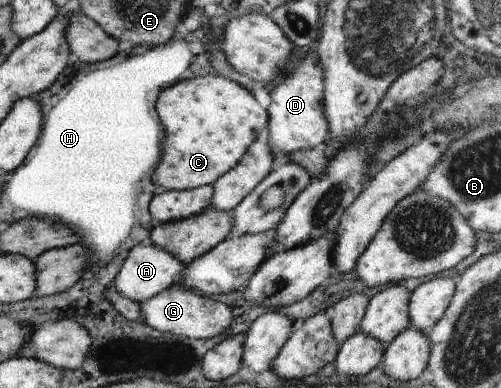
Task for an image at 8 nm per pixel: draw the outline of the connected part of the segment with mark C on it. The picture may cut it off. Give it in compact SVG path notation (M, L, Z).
M218 75L178 81L155 93L152 106L164 129L164 140L162 156L151 180L167 191L213 185L238 164L248 146L267 128L269 116L249 90Z

